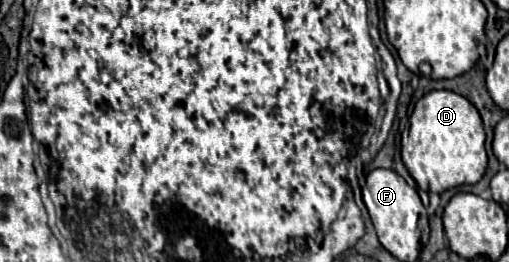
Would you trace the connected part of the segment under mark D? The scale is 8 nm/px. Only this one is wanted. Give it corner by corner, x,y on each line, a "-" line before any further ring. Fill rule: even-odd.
429,91
425,93
417,103
409,116
406,129
401,133
401,157
409,171
409,175
415,179
417,187
429,193
443,193
451,187
459,187
465,183
477,183
485,169
487,169
487,153
485,153
485,131
481,117
477,109
461,95
453,91

